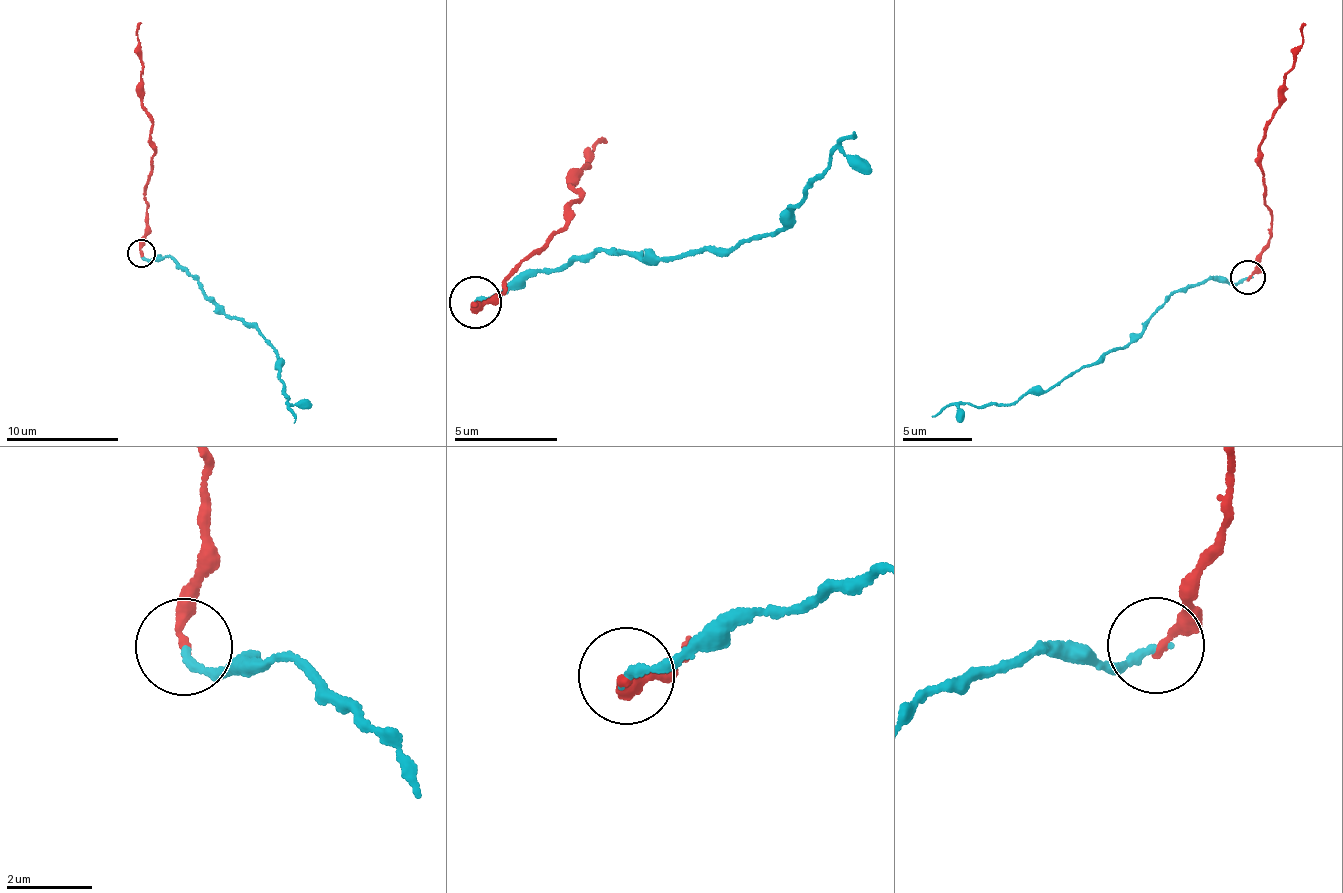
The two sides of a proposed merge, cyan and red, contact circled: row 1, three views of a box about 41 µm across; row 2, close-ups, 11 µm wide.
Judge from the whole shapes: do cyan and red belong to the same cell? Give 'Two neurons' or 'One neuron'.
Two neurons

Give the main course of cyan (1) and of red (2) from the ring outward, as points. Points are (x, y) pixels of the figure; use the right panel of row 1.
1: (1248, 277), (1235, 287), (1210, 278), (1173, 294), (1130, 343), (1041, 393), (943, 406), (931, 416)
2: (1248, 277), (1272, 236), (1258, 145), (1277, 110), (1277, 89), (1302, 43), (1304, 24)

